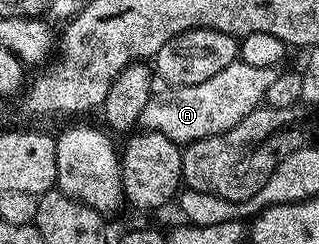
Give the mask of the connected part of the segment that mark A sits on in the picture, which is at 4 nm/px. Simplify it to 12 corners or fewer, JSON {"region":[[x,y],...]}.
{"region":[[237,59],[152,92],[138,124],[181,147],[244,124],[279,72]]}

